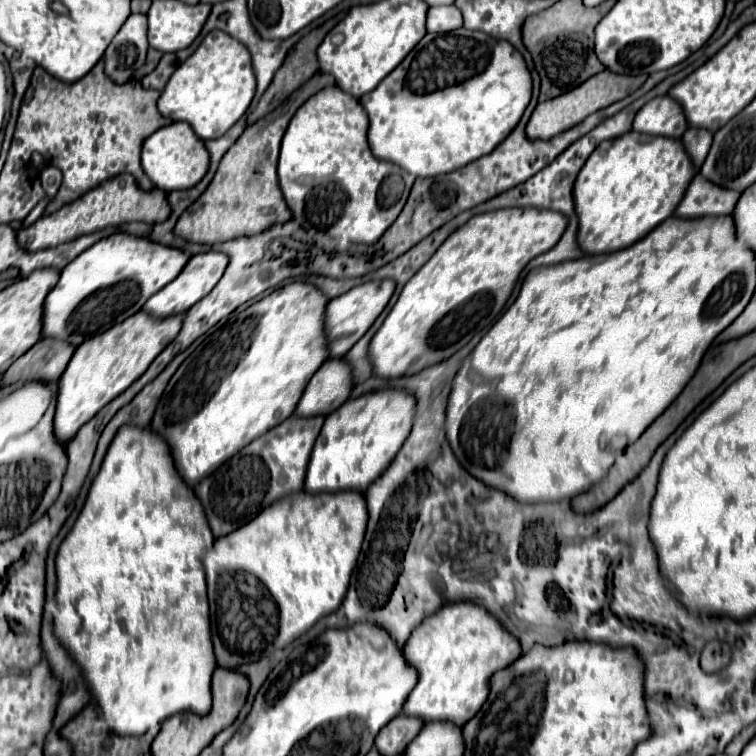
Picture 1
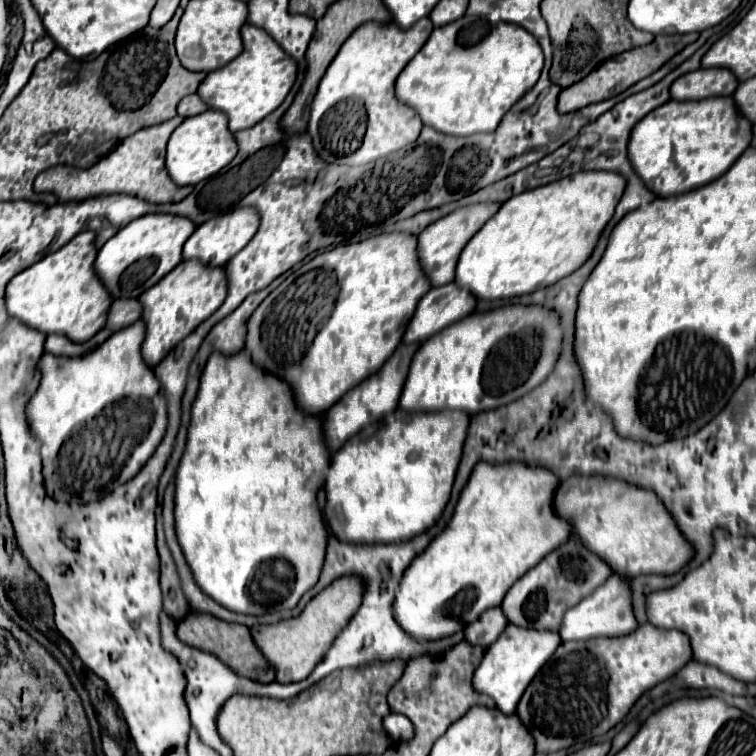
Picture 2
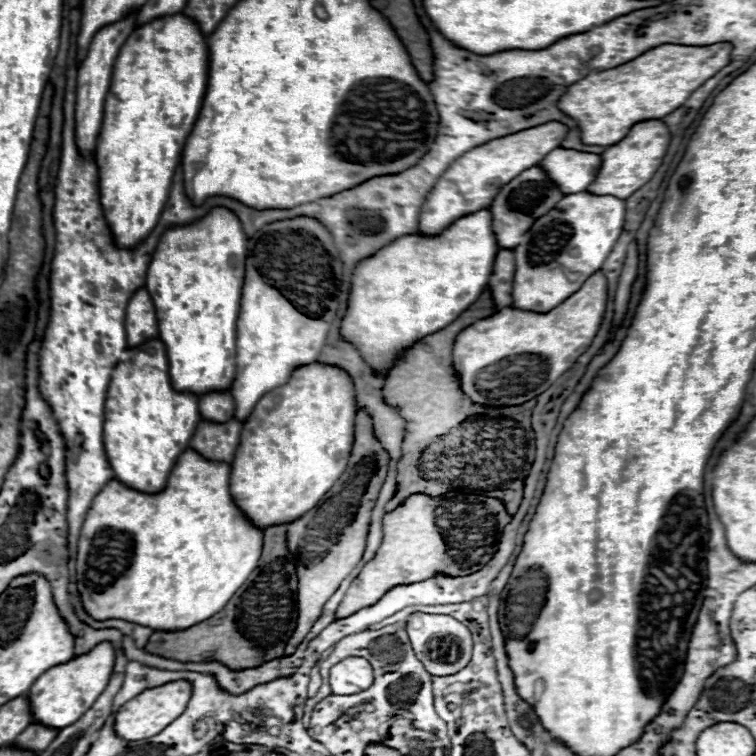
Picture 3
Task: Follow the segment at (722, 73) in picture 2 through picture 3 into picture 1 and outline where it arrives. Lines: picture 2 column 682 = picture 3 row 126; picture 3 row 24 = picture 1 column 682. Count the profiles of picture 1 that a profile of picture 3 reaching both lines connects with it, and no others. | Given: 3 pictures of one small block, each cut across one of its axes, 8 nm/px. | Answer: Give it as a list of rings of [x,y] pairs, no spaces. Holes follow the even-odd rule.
[[[666,94],[650,100],[638,110],[634,118],[634,130],[652,136],[682,138],[682,134],[688,130],[688,122],[682,106]]]

